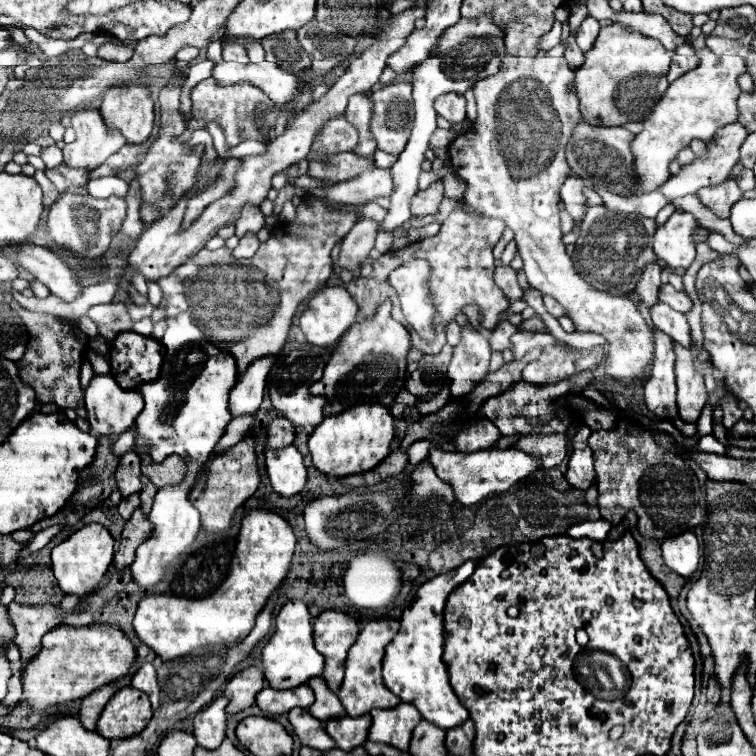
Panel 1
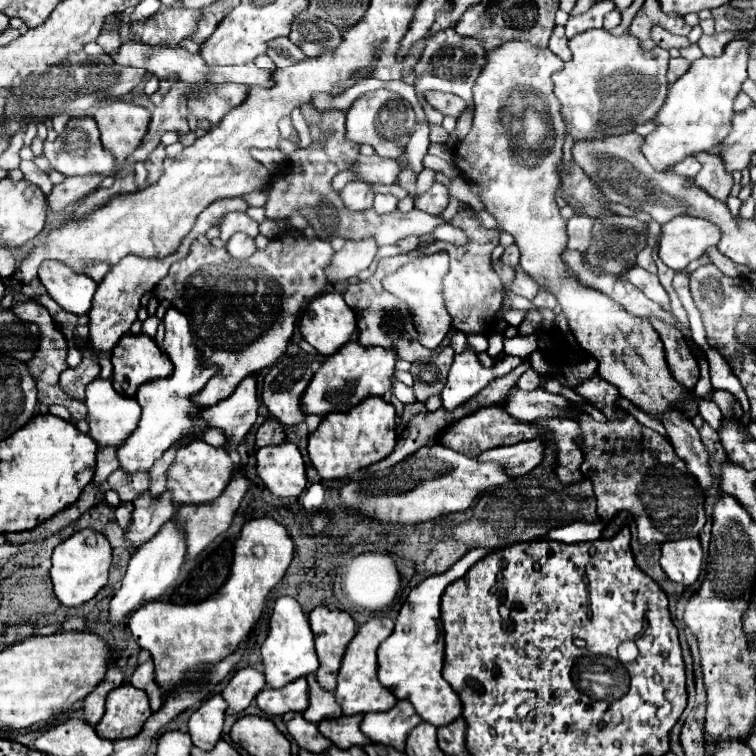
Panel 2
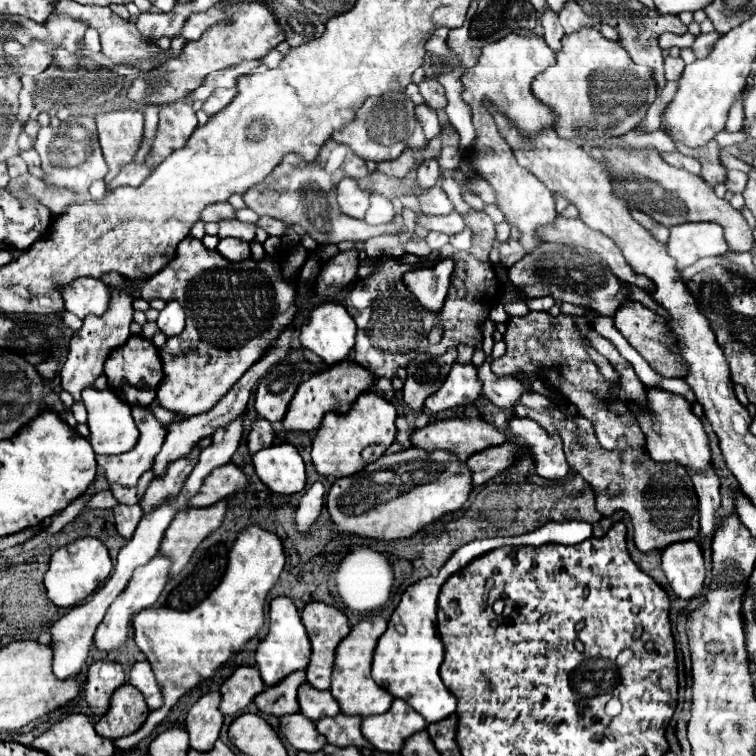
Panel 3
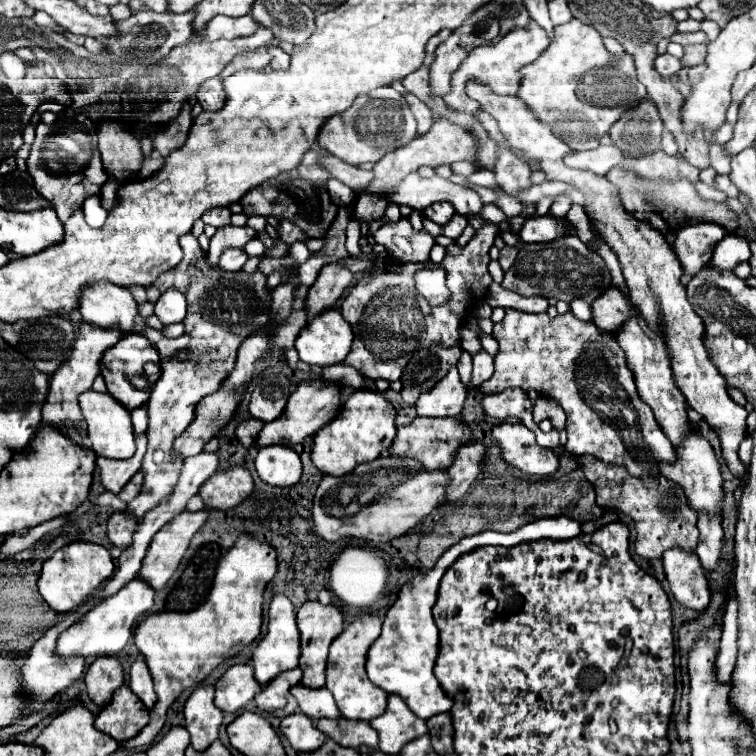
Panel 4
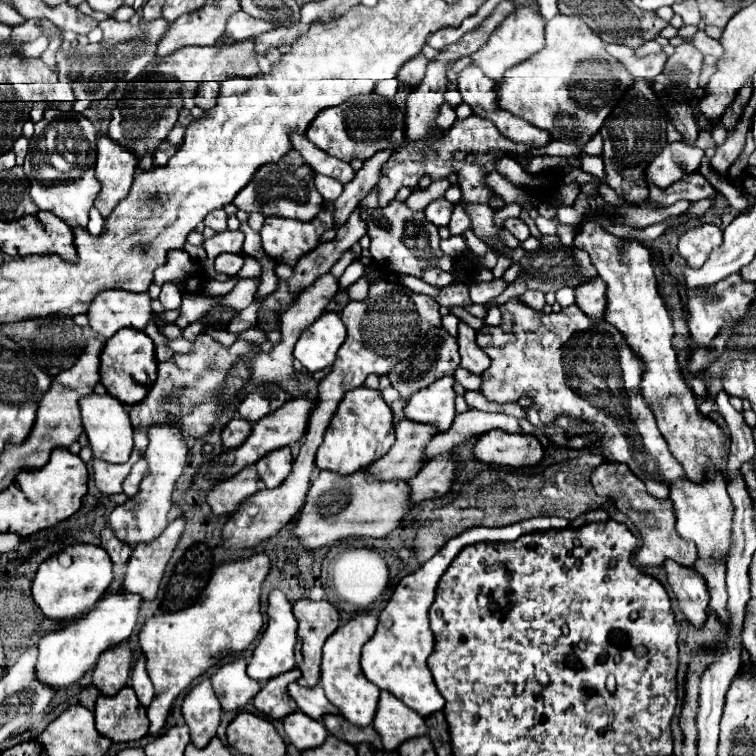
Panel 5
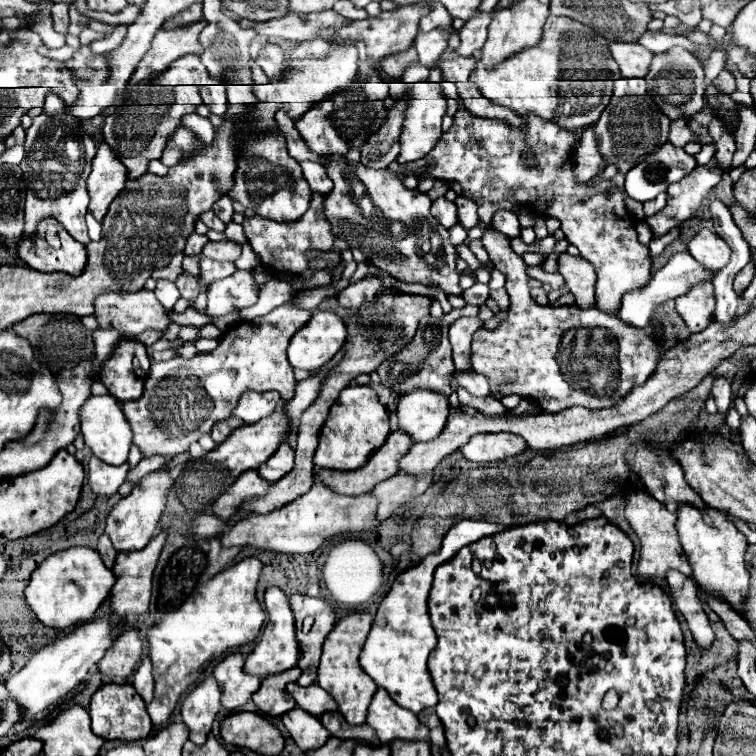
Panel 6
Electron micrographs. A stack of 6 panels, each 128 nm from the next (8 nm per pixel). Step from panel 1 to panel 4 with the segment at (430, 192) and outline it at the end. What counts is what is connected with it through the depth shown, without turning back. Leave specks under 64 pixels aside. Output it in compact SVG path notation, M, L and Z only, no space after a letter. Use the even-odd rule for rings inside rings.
M436 202L436 204L432 204L432 206L428 206L426 210L424 210L424 214L432 220L432 222L436 222L436 224L446 224L450 218L452 218L452 214L454 214L456 210L452 208L452 204L448 204L448 202Z

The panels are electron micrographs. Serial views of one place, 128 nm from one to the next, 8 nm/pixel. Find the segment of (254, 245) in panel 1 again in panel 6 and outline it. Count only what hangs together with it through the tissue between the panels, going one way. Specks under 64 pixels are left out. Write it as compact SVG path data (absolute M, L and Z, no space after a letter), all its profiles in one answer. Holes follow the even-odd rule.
M202 258L200 268L202 268L200 278L202 278L206 284L212 284L214 280L228 278L228 276L232 276L232 274L238 270L238 268L234 266L234 262L216 262L216 260L208 260L208 258Z

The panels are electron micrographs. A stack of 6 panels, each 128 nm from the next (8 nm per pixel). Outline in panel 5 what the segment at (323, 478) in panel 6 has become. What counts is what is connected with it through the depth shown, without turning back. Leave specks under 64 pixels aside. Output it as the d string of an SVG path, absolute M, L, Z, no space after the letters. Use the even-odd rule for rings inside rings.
M400 420L396 430L396 444L386 456L366 468L368 474L380 480L410 480L420 466L424 466L424 446L436 434L432 424L416 424L414 420Z

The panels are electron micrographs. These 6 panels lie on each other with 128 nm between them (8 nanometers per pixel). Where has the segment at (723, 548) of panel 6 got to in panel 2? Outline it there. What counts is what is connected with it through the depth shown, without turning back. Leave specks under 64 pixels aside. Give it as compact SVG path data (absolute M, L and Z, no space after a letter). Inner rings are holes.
M506 42L500 48L494 48L488 54L488 62L482 68L476 84L474 84L474 102L476 114L472 130L466 138L460 140L454 148L454 162L466 180L476 184L478 196L484 208L496 218L498 226L512 234L516 246L520 248L520 266L532 276L542 288L552 292L560 304L560 310L568 318L570 332L578 340L578 346L586 350L592 358L598 360L598 374L614 384L620 396L634 402L644 412L662 420L662 414L670 406L682 406L686 390L672 378L668 364L664 360L664 346L656 336L654 326L648 318L632 316L618 302L608 298L606 294L582 286L578 276L562 262L562 252L566 248L566 222L560 216L560 208L556 204L556 192L560 186L558 164L562 160L562 146L568 136L566 122L562 116L562 104L554 96L552 74L564 68L564 62L556 58L548 48L538 50L526 42Z

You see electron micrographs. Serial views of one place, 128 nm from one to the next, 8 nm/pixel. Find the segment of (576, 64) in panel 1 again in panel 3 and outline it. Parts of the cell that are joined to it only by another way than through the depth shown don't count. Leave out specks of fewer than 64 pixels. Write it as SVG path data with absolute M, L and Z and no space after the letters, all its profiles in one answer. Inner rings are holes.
M546 10L546 14L544 14L544 18L542 18L542 26L544 26L544 40L546 40L546 44L554 50L554 52L558 52L562 46L560 46L560 40L562 40L562 36L564 36L564 30L562 30L562 26L560 26L560 22L558 22L558 16L552 12L552 10Z

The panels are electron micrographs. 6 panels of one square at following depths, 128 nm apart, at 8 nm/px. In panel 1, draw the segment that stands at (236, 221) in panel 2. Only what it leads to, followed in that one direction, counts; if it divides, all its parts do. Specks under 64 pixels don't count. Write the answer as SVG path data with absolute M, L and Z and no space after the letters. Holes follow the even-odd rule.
M246 204L244 208L242 208L242 214L240 214L240 218L238 218L238 222L236 222L236 236L238 238L242 238L244 234L248 234L248 232L258 232L262 226L264 226L264 214L260 212L260 208L258 206L254 206L254 204Z

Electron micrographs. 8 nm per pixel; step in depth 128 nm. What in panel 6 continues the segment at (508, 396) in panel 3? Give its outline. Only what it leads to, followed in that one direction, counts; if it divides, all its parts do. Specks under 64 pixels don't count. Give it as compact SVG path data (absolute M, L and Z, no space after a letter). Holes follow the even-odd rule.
M458 318L450 326L450 344L454 350L454 364L458 370L472 370L470 366L470 344L472 344L472 334L482 328L484 322L480 318Z

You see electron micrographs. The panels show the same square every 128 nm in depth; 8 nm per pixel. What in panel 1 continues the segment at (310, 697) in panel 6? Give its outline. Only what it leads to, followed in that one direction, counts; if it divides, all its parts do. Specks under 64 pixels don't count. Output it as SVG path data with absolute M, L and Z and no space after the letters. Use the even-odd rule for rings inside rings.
M316 676L308 682L308 686L314 690L316 694L316 702L308 708L308 712L312 716L316 716L318 720L322 722L328 722L332 718L340 718L340 716L346 716L344 712L344 706L340 704L338 696L326 686L326 680L322 676Z

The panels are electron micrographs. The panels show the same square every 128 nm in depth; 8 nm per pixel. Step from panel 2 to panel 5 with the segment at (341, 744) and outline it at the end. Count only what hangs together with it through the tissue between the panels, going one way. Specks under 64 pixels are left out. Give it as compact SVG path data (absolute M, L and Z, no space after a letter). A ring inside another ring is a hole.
M332 714L324 716L322 722L324 722L326 730L328 730L332 736L336 736L338 740L344 740L344 742L354 744L354 746L358 746L358 744L362 744L362 742L368 742L368 744L372 744L374 748L382 748L380 736L378 736L378 732L376 732L372 726L360 728L360 726L354 726L354 724L350 724L348 720L344 720L344 716L332 716Z

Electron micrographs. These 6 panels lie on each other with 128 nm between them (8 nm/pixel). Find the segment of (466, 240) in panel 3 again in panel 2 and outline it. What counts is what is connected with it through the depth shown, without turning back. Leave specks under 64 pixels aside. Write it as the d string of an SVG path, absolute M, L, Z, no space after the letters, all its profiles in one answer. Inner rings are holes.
M440 224L440 226L436 226L436 228L432 230L432 236L434 236L436 240L444 240L444 242L452 242L452 244L464 244L464 242L466 242L466 240L464 240L464 232L458 230L458 228L454 228L454 226L450 226L450 224Z

